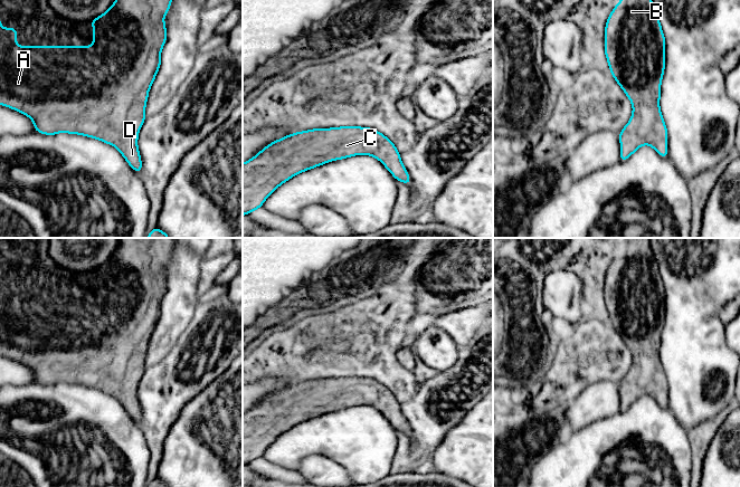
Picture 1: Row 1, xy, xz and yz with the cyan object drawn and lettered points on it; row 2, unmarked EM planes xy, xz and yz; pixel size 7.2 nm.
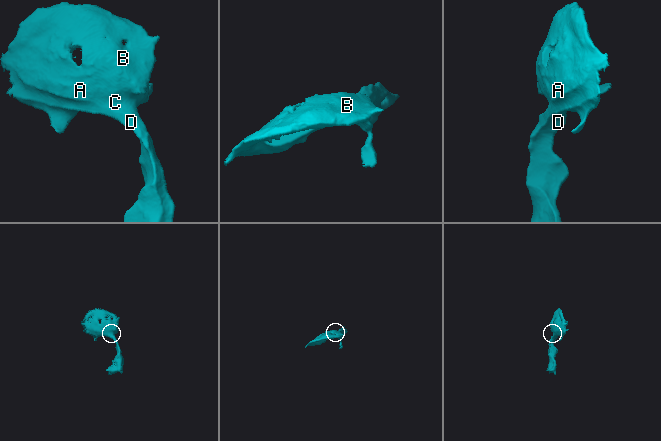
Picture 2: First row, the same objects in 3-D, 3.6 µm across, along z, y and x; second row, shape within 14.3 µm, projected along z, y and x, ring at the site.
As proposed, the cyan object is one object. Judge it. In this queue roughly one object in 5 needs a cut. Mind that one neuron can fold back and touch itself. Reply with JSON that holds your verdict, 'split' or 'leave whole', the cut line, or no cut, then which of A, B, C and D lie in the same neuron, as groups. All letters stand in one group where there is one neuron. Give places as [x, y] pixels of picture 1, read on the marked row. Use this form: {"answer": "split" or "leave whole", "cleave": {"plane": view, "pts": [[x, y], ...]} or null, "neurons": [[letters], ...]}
{"answer": "leave whole", "cleave": null, "neurons": [["A", "B", "C", "D"]]}

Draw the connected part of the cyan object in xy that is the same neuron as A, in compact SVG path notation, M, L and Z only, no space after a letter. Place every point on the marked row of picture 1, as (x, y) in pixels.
M115 0L108 10L89 21L93 25L92 46L18 46L17 29L3 28L0 22L0 105L28 116L32 121L36 132L41 134L78 134L111 144L118 150L130 166L139 173L142 170L142 161L137 147L139 132L145 121L145 105L149 90L161 66L161 50L167 40L164 16L169 11L171 1L172 0Z

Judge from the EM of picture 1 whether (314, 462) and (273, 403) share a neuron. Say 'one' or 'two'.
two

